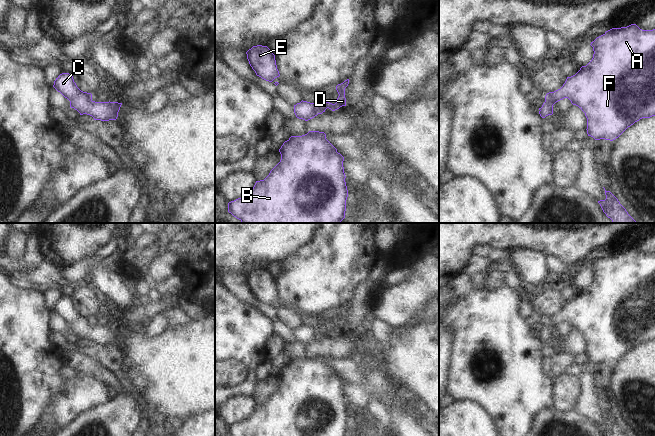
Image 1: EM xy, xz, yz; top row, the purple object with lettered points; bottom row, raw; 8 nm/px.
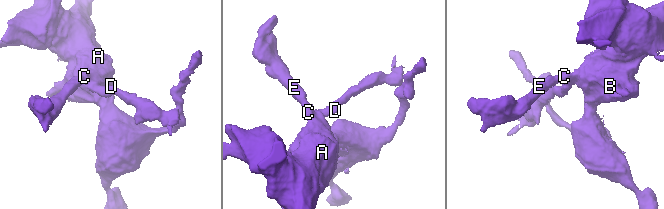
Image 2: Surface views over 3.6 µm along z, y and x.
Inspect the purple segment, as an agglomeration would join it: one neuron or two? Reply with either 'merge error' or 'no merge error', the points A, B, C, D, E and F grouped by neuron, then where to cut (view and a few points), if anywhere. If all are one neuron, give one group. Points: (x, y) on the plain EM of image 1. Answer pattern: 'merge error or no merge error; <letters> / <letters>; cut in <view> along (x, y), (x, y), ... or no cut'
no merge error; A B C D E F; no cut

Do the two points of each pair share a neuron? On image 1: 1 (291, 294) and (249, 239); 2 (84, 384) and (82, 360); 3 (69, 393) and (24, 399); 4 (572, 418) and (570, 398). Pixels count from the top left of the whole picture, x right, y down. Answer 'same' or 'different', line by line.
1: different
2: different
3: different
4: different

